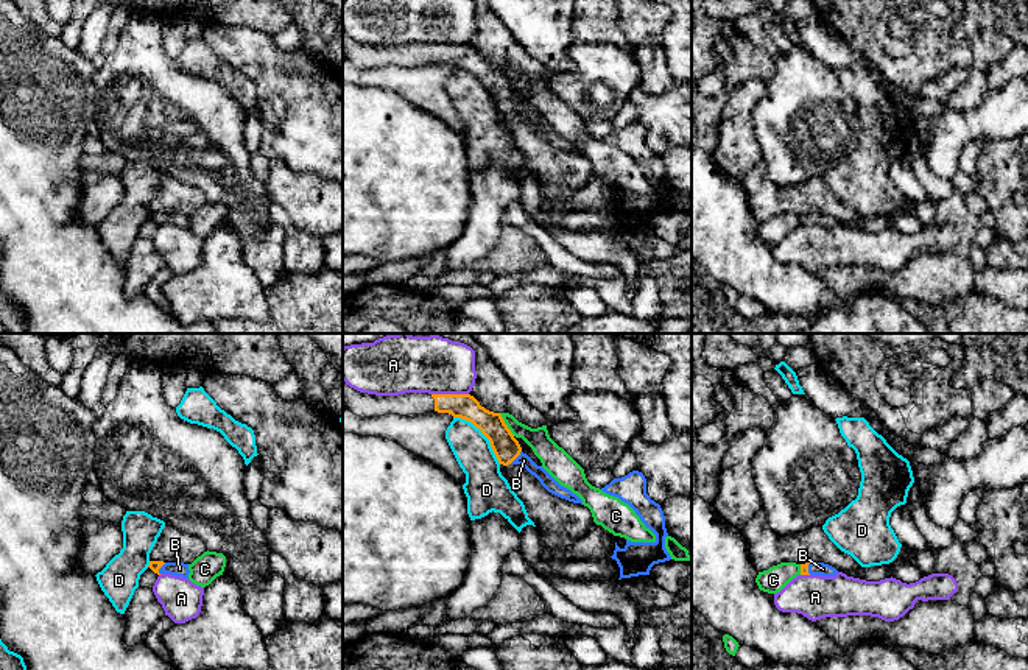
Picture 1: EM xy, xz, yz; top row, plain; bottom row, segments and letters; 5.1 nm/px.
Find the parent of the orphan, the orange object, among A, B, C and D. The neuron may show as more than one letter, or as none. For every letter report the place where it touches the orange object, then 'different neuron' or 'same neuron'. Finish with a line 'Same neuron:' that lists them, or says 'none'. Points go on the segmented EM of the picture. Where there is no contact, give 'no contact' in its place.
A: meets orange in xz at (450, 394); different neuron
B: meets orange in xz at (516, 457); same neuron
C: meets orange in xz at (505, 424); different neuron
D: meets orange in xz at (482, 432); different neuron
Same neuron: B

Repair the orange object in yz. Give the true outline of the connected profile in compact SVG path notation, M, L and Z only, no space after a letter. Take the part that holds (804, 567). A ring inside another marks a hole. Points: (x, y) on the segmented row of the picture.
M805 562L801 564L801 575L822 575L822 577L835 577L838 570L824 562Z

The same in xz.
M343 380L343 408L361 418L438 411L466 419L489 439L500 464L520 464L534 475L548 492L583 505L583 500L576 494L561 486L542 466L537 466L522 452L519 441L511 433L500 413L486 410L470 394L405 393L399 396L375 396L360 393Z

